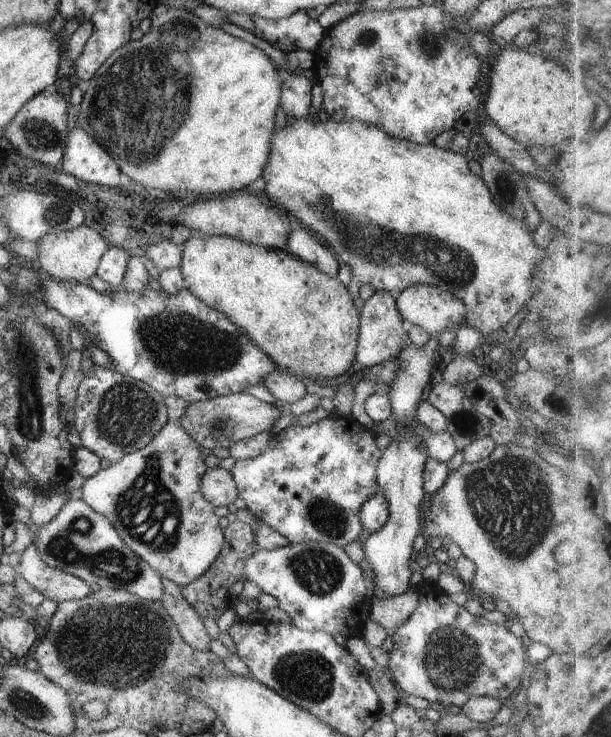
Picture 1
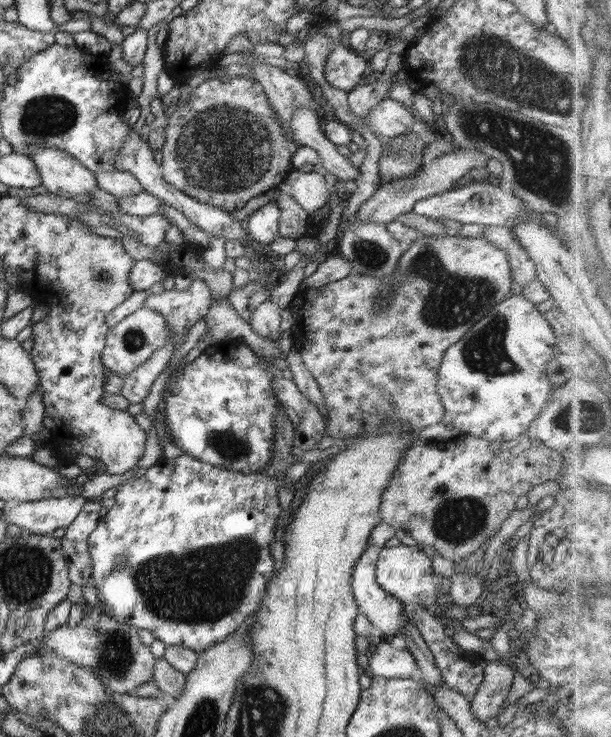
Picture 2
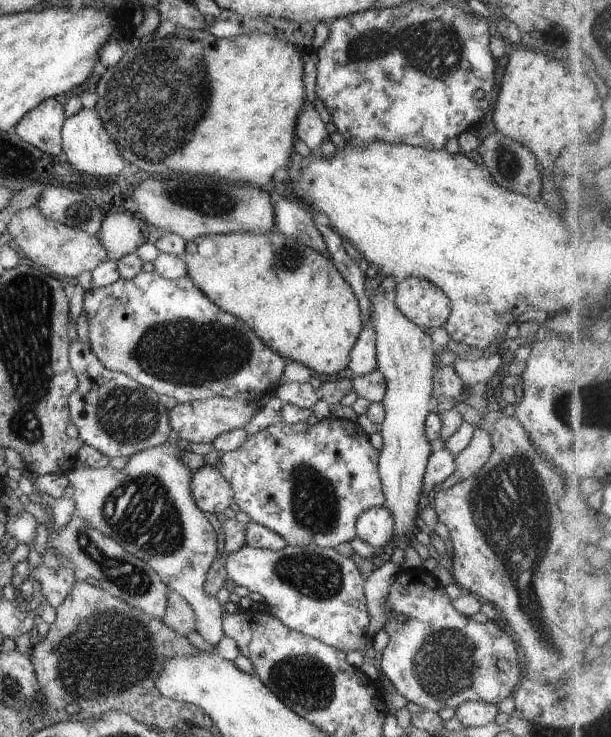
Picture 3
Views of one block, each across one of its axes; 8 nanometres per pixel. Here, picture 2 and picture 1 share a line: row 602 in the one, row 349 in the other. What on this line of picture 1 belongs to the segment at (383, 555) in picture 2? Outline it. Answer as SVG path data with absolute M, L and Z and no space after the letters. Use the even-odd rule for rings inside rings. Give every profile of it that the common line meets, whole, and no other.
M432 335L430 340L422 346L416 346L416 344L406 344L394 358L398 358L400 362L400 368L398 368L398 374L396 374L396 380L392 384L392 389L388 393L388 398L390 398L390 406L392 408L392 414L388 416L387 420L378 423L378 428L380 432L376 432L376 436L380 434L387 435L391 437L391 443L383 451L382 456L380 456L380 461L376 466L376 482L378 486L378 491L384 494L386 502L389 506L389 518L384 524L381 530L375 533L369 533L364 536L361 540L361 544L365 553L365 558L372 565L372 570L374 570L374 592L376 594L384 594L384 596L399 596L405 594L409 591L410 585L410 560L414 560L416 556L413 550L413 541L420 534L420 502L424 498L424 468L428 460L426 452L424 452L424 438L420 438L416 432L414 432L414 424L418 424L416 419L416 410L420 408L420 404L425 399L424 394L428 390L428 381L430 378L430 371L432 364L432 357L435 350L438 350L438 338L436 335Z

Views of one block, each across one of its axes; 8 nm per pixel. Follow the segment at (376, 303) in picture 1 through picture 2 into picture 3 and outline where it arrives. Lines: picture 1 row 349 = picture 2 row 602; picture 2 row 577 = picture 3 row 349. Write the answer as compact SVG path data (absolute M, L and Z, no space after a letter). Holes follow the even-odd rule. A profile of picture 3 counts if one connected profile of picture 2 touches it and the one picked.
M371 322L363 325L356 339L356 344L352 347L349 357L348 368L355 376L368 374L377 368L377 350L375 346L376 333Z

